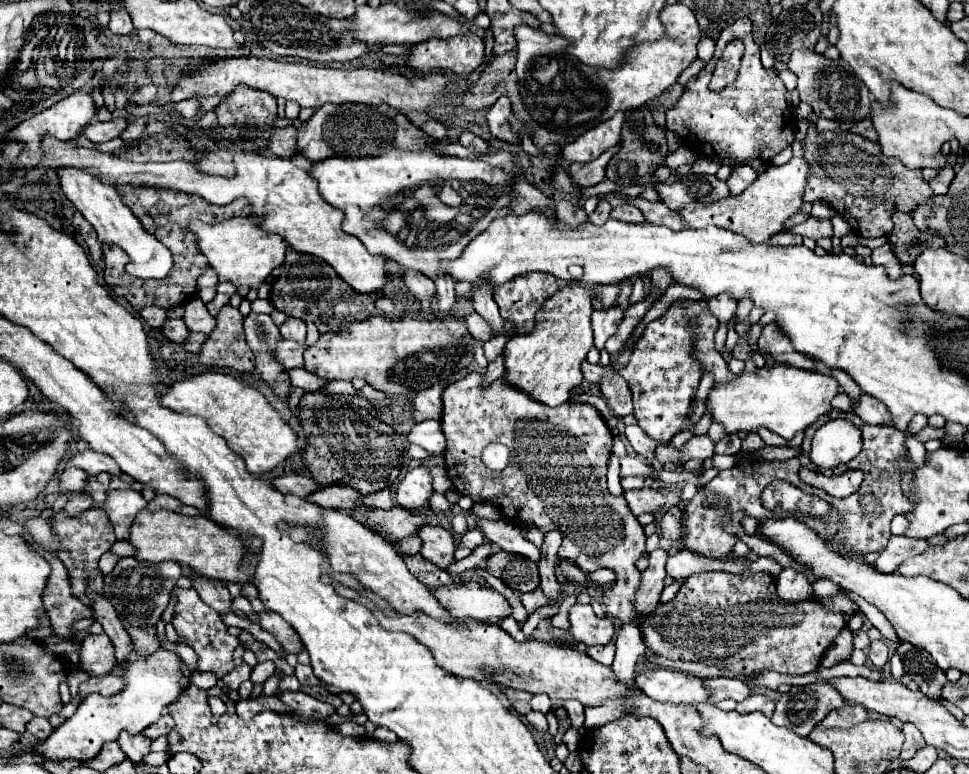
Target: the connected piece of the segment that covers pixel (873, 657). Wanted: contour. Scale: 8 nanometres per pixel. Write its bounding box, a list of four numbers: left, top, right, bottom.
[868,641,888,669]

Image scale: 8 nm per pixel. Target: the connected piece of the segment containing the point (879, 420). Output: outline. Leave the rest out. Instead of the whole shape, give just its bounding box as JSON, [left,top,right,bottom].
[854,393,894,427]

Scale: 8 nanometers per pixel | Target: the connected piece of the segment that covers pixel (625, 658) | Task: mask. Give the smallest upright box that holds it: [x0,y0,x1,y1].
[612,623,646,689]

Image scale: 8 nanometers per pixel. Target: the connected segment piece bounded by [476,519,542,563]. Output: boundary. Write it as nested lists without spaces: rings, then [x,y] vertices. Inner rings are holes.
[[[478,519],[476,521],[478,527],[484,531],[484,535],[496,543],[500,549],[516,553],[516,555],[524,555],[528,559],[532,559],[534,563],[538,563],[542,559],[540,549],[522,537],[520,527],[514,523],[508,523],[506,519],[498,519],[498,521],[486,521],[486,519]]]

